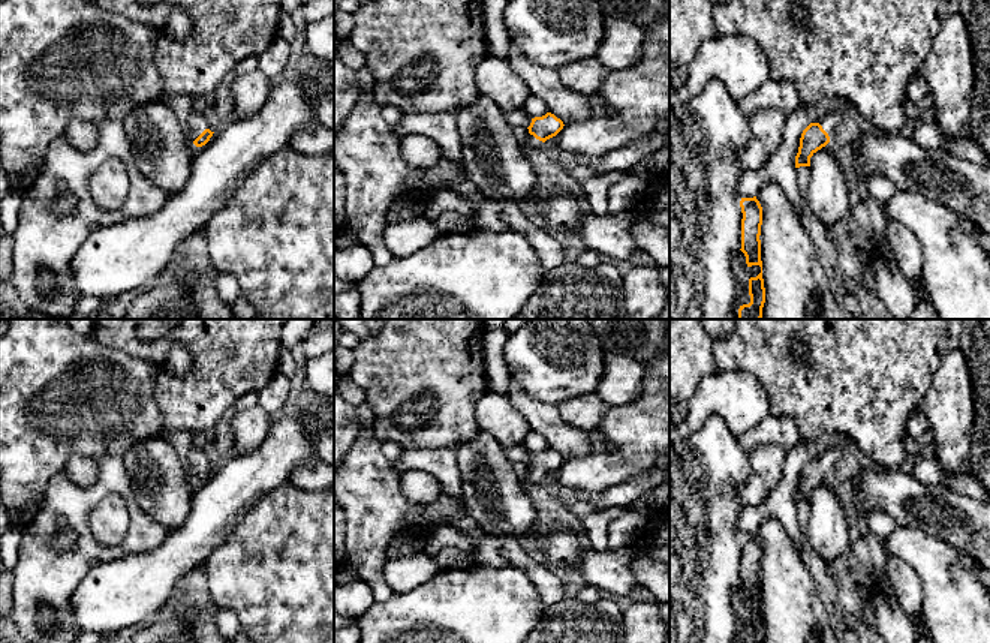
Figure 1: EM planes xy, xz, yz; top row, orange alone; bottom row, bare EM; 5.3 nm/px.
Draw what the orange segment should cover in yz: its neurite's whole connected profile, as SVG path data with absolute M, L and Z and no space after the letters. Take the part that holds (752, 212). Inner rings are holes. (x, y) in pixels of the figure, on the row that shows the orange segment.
M756 196L741 198L740 207L743 213L740 250L746 256L747 267L759 265L761 273L756 277L749 279L750 303L740 306L738 319L761 319L762 307L765 303L765 288L761 261L761 240L759 240L762 225L762 207L756 199Z

